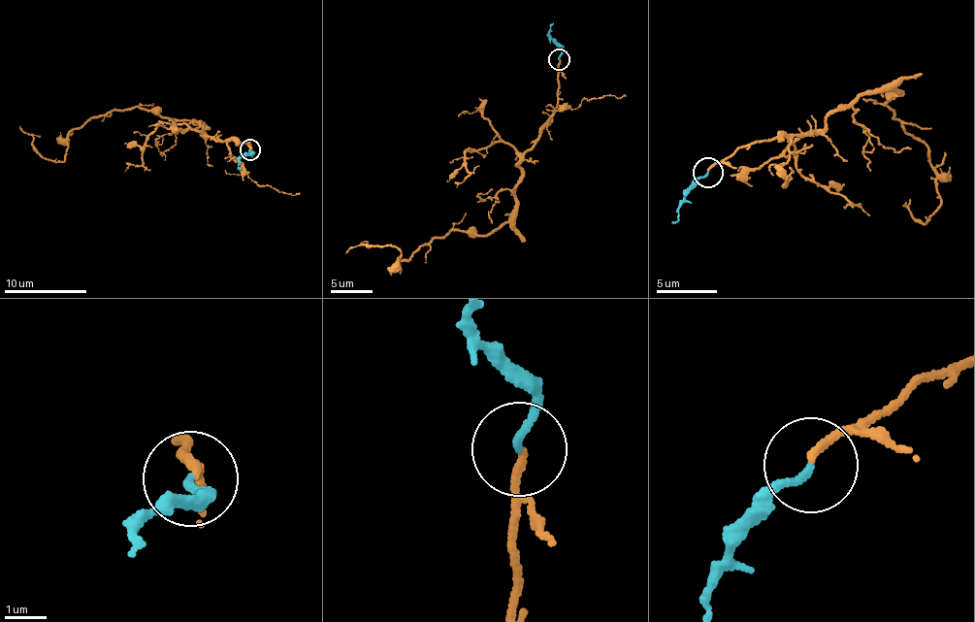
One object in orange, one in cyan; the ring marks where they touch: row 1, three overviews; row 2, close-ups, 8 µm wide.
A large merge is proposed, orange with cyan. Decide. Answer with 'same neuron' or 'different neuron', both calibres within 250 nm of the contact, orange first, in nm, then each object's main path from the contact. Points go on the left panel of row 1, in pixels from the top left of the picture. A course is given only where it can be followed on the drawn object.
same neuron; calibres 180 and 190 nm; course orange (251, 148), (133, 107), (87, 119), (68, 136), (62, 161), (45, 159), (19, 125); course cyan (249, 148), (252, 151), (241, 157), (237, 167), (241, 169)

